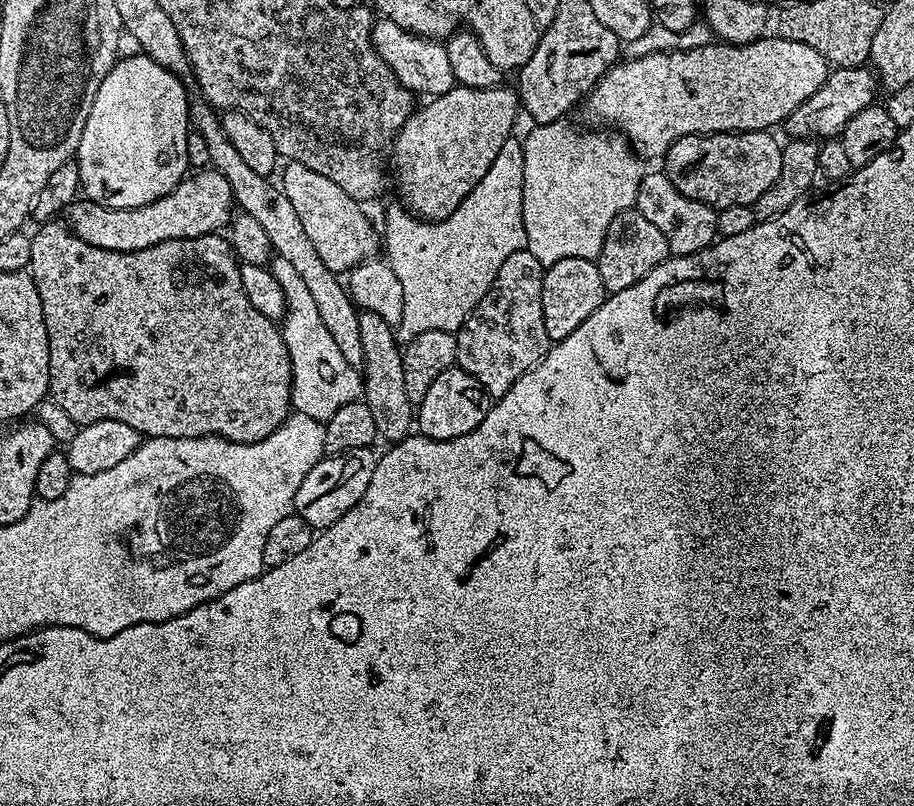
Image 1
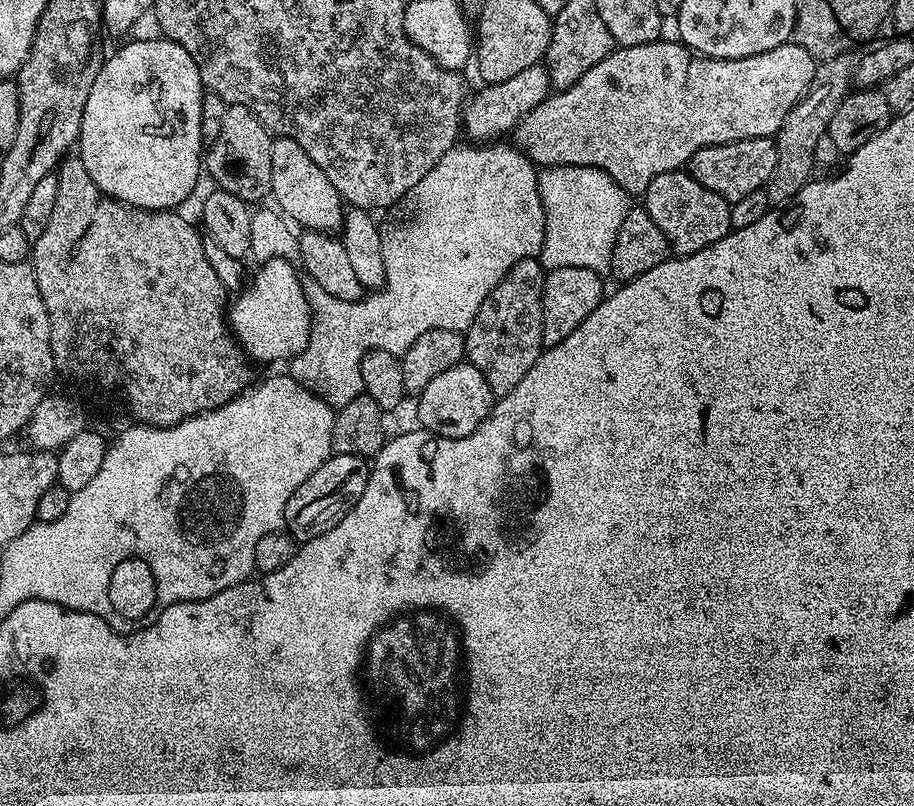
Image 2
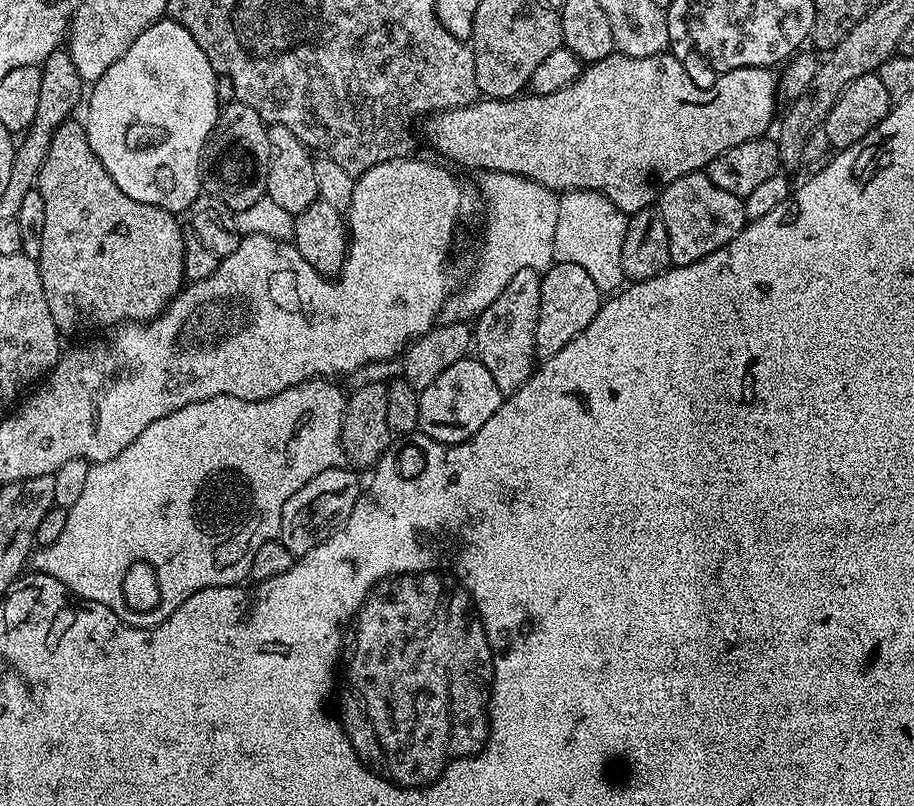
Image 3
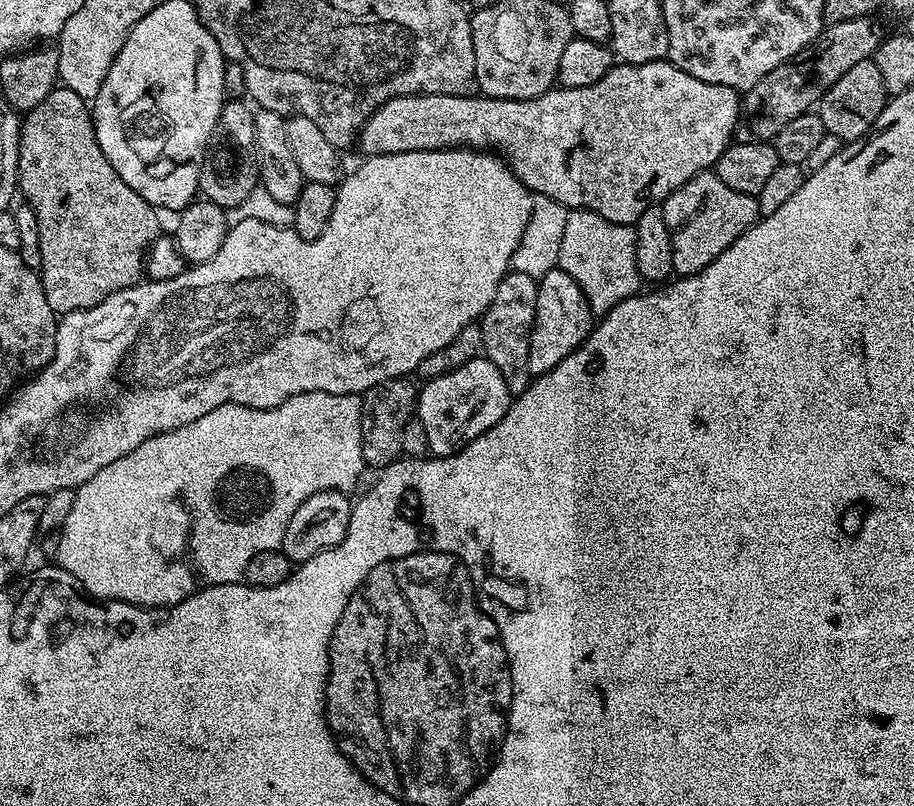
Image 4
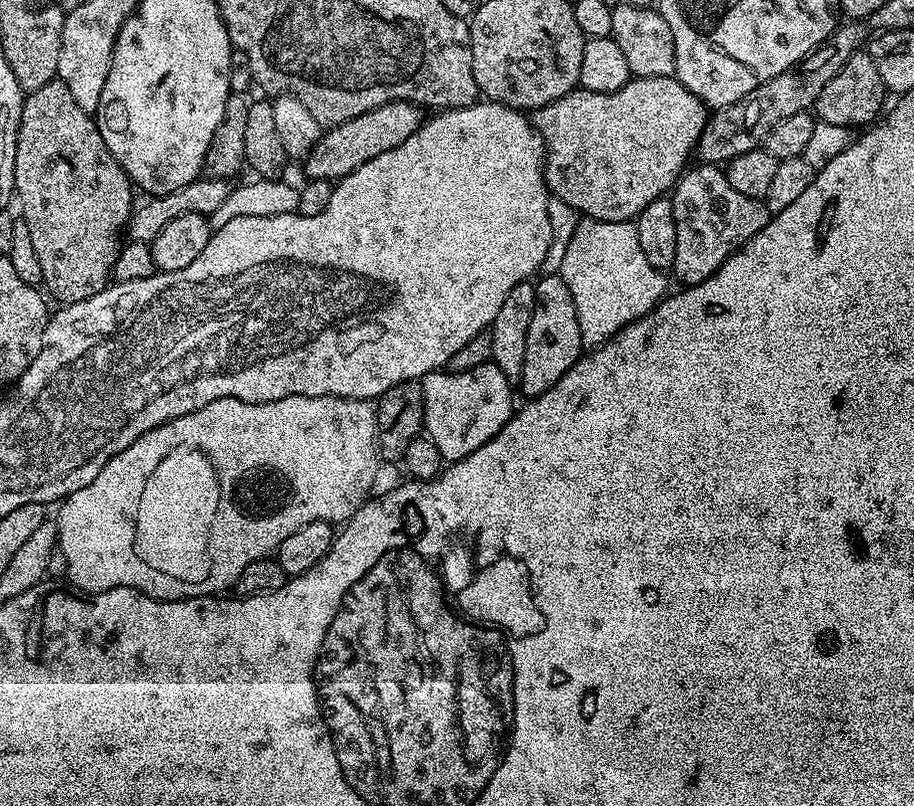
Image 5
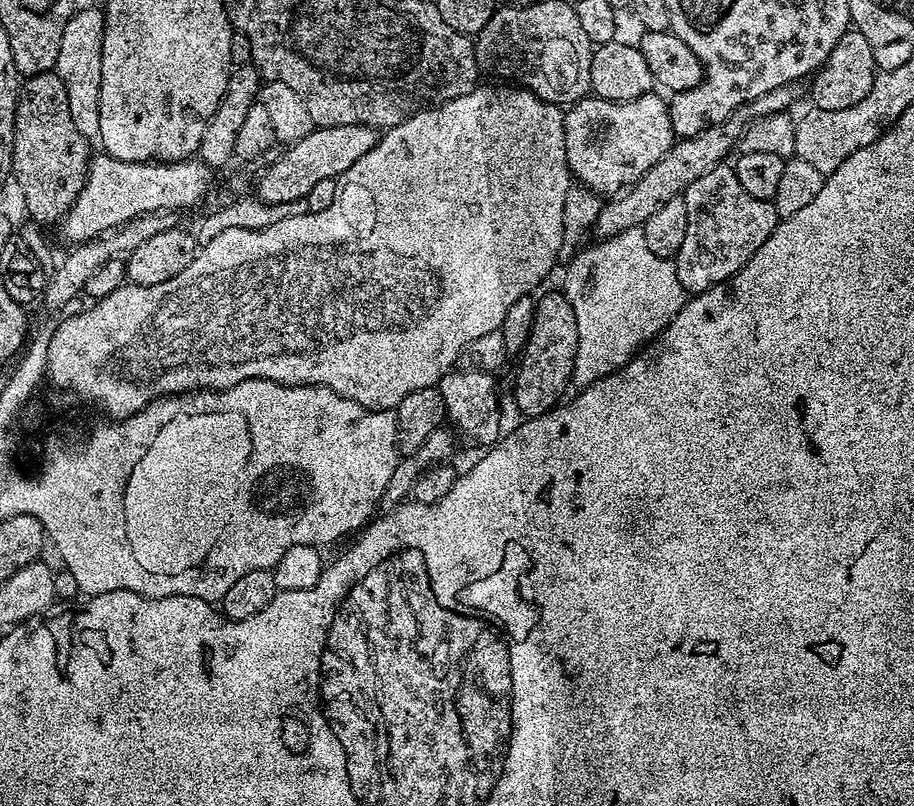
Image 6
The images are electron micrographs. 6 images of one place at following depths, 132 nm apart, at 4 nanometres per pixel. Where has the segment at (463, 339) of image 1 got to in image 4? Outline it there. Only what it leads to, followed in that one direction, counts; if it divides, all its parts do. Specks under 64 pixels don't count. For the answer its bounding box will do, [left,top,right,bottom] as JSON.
[478,270,537,397]

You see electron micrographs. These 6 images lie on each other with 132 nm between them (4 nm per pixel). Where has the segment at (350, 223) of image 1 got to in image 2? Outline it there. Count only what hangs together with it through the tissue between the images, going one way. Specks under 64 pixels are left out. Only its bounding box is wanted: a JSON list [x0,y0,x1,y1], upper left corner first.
[270,136,346,233]

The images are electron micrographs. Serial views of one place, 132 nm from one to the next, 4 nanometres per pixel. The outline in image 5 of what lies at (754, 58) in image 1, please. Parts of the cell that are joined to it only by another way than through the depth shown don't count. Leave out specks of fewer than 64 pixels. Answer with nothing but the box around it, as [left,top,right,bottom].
[303,76,709,222]

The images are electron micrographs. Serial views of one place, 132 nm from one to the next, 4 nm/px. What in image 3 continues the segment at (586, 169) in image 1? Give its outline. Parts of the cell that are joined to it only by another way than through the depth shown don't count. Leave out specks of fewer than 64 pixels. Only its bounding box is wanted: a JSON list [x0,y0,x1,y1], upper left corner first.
[554,188,628,294]

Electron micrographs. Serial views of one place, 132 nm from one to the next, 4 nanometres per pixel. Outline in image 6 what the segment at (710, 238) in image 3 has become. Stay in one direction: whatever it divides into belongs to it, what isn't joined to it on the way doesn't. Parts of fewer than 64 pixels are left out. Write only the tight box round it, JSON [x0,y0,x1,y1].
[674,162,778,294]

